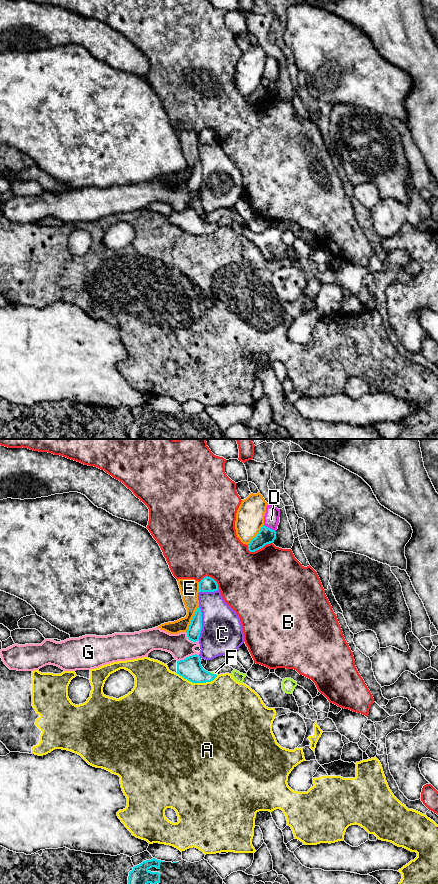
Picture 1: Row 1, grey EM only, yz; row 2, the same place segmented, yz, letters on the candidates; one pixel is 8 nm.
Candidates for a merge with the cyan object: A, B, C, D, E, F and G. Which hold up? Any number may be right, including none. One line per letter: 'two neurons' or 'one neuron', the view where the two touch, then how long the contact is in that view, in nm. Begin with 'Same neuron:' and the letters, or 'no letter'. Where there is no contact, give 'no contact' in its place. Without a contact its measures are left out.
Same neuron: no letter
A: two neurons; contact in yz; length 340 nm
B: two neurons; contact in yz; length 220 nm
C: two neurons; contact in yz; length 280 nm
D: two neurons; contact in yz; length 120 nm
E: two neurons; contact in yz; length 240 nm
F: two neurons; contact in yz; length 80 nm
G: two neurons; contact in yz; length 190 nm

